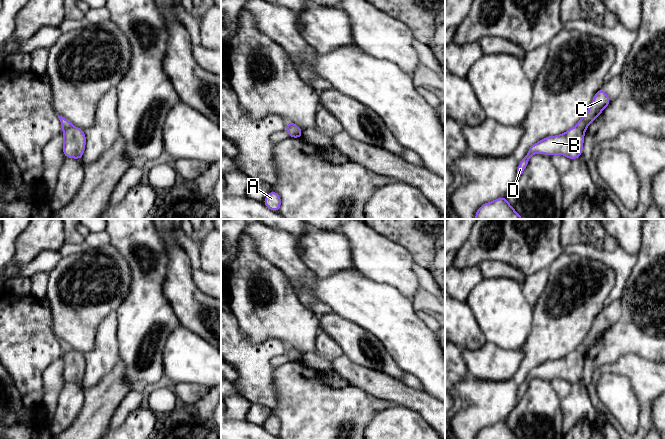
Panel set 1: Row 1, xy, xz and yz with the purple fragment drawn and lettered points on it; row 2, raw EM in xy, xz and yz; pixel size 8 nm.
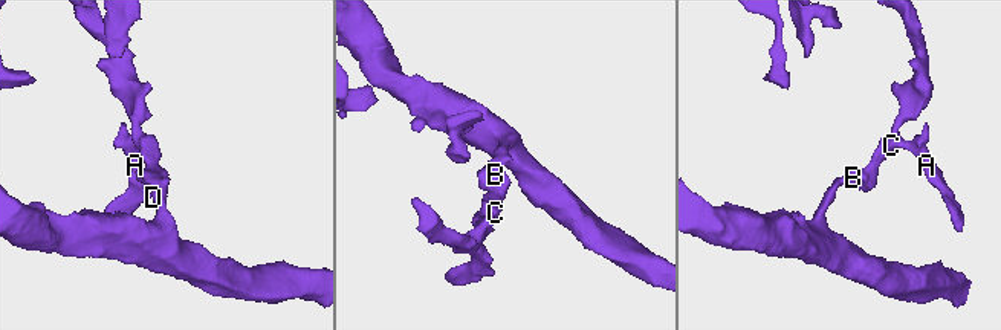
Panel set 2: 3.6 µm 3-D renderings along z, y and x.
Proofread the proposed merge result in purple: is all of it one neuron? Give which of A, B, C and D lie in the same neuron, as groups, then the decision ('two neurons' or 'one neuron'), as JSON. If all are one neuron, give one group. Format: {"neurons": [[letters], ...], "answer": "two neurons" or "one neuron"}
{"neurons": [["A", "C"], ["B", "D"]], "answer": "two neurons"}

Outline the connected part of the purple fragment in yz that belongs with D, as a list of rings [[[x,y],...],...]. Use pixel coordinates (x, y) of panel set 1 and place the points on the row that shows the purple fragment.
[[[575,126],[563,134],[545,137],[533,144],[518,165],[516,179],[524,172],[530,157],[534,154],[544,153],[548,156],[561,154],[571,160],[580,157],[583,151],[584,135],[585,130]]]

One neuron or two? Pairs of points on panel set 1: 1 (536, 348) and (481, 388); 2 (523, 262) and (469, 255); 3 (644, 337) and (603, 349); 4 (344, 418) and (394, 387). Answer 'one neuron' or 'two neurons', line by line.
1: one neuron
2: one neuron
3: one neuron
4: two neurons

